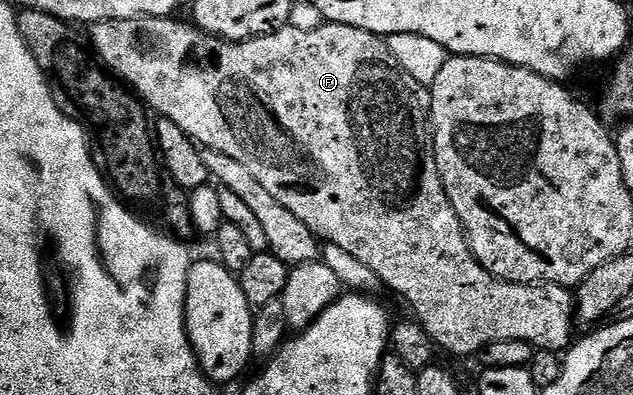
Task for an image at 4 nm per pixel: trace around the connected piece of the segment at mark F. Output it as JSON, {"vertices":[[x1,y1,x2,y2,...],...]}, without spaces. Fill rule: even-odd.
{"vertices":[[136,17,135,19,115,19,114,21,98,21,92,26,89,37,93,40,93,49,98,53,100,64,112,76,120,79,154,114,171,119,183,127,183,131,206,150,214,149,223,155,231,155,238,163,243,163,259,183,295,219,299,219,322,242,343,247,347,255,355,255,362,263,367,263,371,271,377,273,378,282,393,292,398,293,413,308,412,316,426,329,429,337,438,350,446,349,457,357,469,357,480,354,491,343,499,343,499,339,519,339,523,343,531,343,534,350,546,349,549,353,560,354,574,344,575,330,575,297,566,286,538,283,536,285,520,285,514,281,499,281,491,276,475,259,465,238,465,228,455,215,455,207,451,207,451,199,447,199,447,191,443,187,443,179,439,175,437,160,433,154,433,130,431,128,431,99,429,89,419,84,391,55,388,44,374,33,363,31,350,25,334,25,321,23,318,29,293,29,286,27,265,37,253,37,250,41,225,41,221,37,211,37,192,23,177,21,173,17]]}

